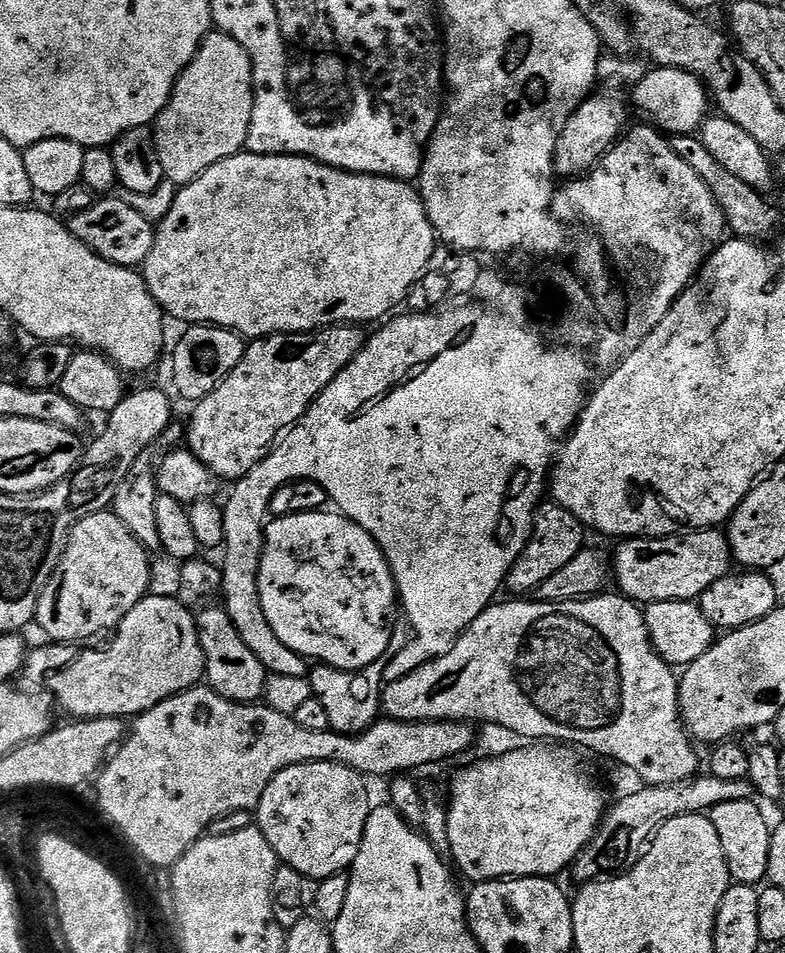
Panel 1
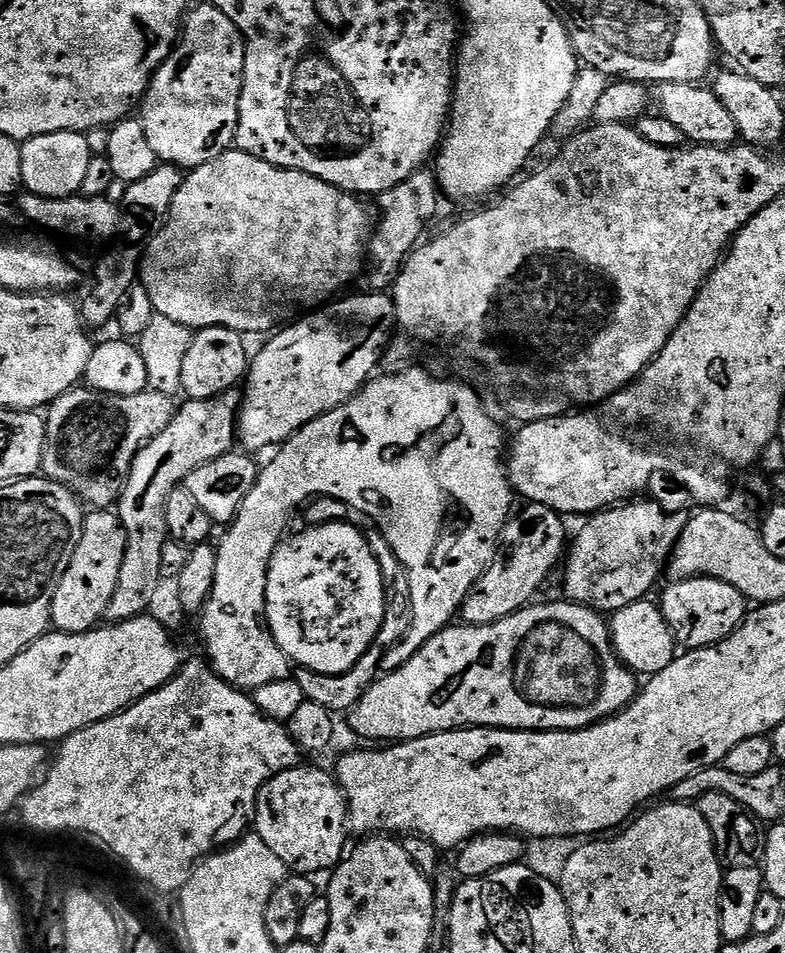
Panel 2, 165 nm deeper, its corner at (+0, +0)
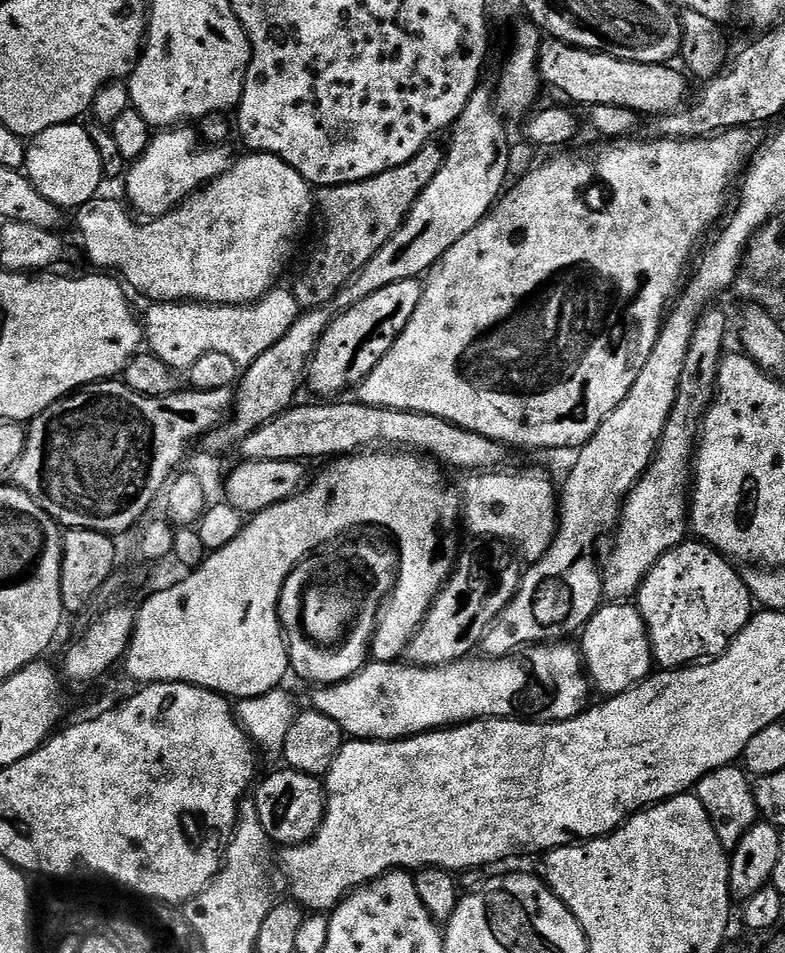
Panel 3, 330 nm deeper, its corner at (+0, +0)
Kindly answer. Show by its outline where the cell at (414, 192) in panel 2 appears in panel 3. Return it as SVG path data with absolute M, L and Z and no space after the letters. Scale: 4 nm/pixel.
M430 142L402 166L394 166L374 178L366 178L353 184L339 184L336 188L320 188L315 193L314 204L324 215L324 248L312 256L312 261L304 268L304 273L291 285L290 291L295 294L301 309L311 310L331 305L347 284L355 278L394 238L396 231L404 225L414 202L434 182L438 170L442 170L445 145Z

